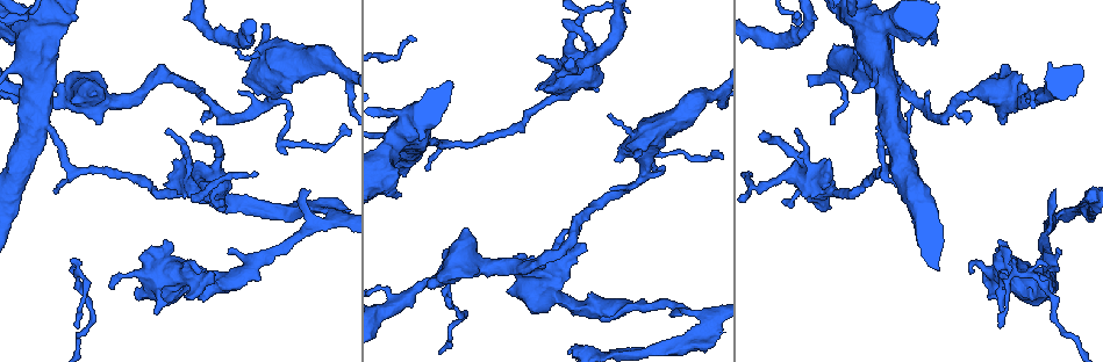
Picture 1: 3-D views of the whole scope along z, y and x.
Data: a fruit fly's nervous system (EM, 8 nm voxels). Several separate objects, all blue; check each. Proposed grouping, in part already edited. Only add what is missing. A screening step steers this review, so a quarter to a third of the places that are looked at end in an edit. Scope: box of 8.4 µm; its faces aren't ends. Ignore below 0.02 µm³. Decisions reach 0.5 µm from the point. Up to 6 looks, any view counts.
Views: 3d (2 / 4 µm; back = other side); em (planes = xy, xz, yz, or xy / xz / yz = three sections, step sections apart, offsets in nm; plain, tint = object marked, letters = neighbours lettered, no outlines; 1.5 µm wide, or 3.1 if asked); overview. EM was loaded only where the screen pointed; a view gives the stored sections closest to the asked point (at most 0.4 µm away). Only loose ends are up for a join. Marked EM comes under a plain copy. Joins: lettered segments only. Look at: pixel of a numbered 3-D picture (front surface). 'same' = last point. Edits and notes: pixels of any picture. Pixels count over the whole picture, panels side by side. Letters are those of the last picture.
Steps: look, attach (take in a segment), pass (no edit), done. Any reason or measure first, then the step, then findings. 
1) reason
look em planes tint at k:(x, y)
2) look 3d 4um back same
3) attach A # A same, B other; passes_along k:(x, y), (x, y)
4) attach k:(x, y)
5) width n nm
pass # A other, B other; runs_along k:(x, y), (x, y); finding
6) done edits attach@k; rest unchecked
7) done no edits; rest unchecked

free end
look 3d 2um at 1:(262, 26)

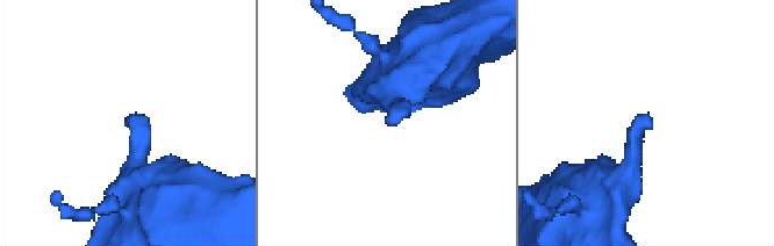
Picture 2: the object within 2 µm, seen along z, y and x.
look em yz step 8 tint at 2:(387, 125)

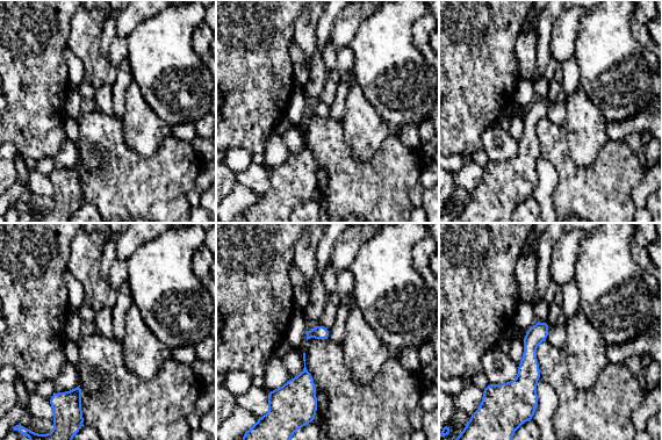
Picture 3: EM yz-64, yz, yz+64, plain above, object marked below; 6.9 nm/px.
another direction
look em planes letters same

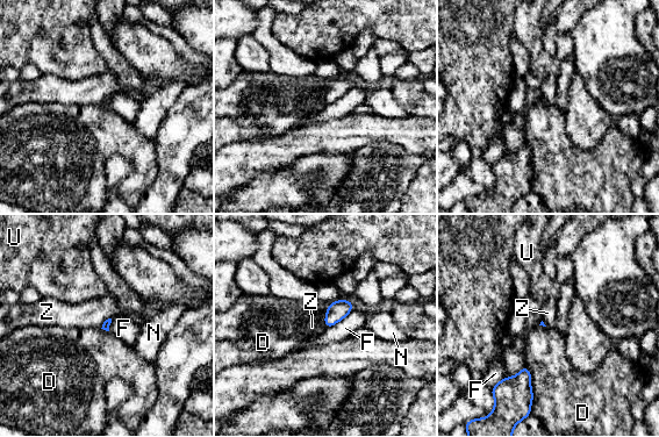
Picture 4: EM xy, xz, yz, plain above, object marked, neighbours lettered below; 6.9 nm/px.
longest_contact D 280 nm
pass # D other, F other, N other, U other, Z other; border 4:(110, 317), (104, 322), (101, 328); no lettered segment goes on from it

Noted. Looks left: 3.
look 3d 4um at 1:(563, 20)

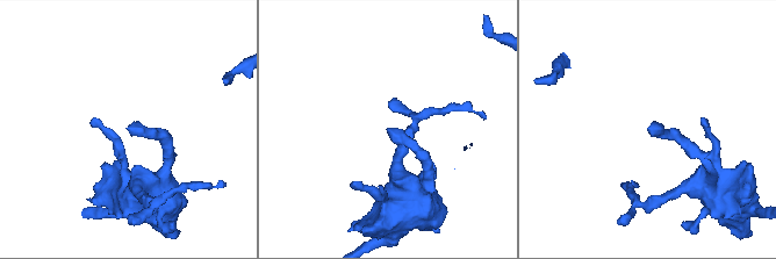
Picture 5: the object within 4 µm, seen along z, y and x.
look em yz step 4 tint at 5:(650, 128)

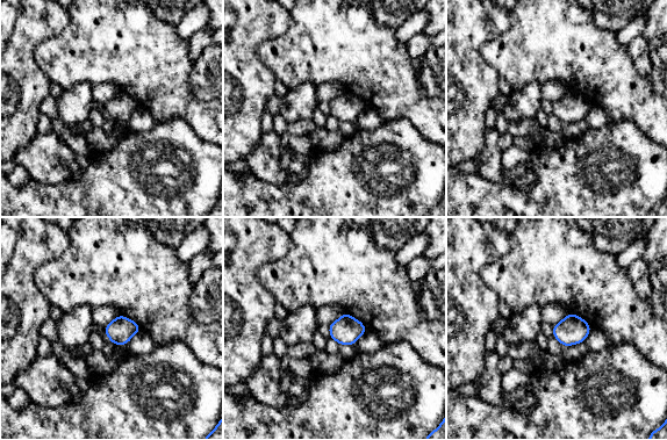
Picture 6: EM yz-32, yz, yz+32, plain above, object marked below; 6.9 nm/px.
look em planes letters same

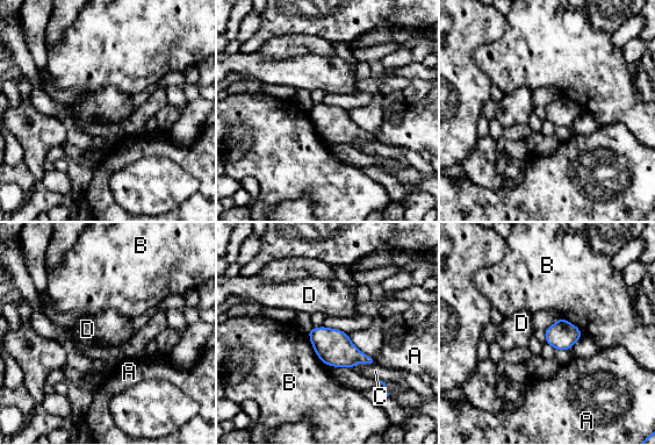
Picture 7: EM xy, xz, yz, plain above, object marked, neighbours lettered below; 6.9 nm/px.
pass # A other, B other, C other, D other; none of them fits

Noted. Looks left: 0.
done no edits; rest unchecked

